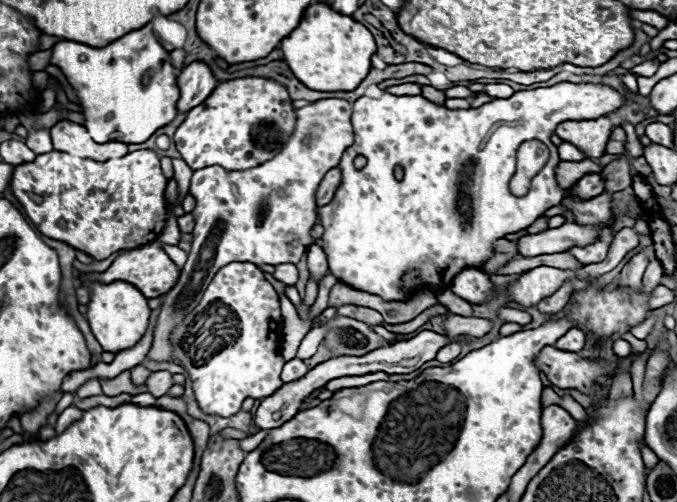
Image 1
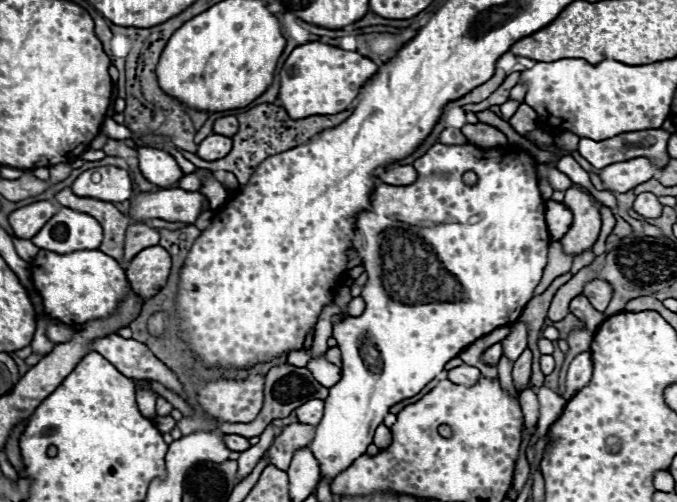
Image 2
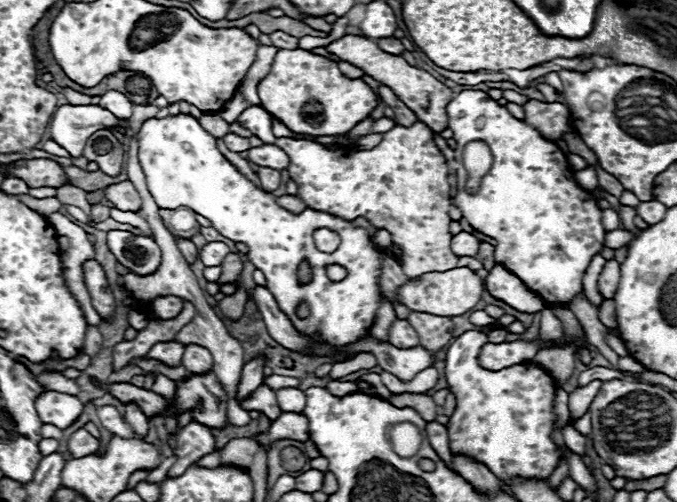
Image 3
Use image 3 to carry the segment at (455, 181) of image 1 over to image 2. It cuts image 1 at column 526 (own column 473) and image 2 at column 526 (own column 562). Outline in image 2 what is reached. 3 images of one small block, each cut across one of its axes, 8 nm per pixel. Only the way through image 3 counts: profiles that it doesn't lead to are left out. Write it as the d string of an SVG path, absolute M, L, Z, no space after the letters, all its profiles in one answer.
M434 144L414 162L414 168L418 174L458 174L458 178L462 178L464 172L476 172L478 184L474 186L474 194L478 194L478 202L482 202L482 218L478 218L478 222L466 222L466 218L462 218L462 222L446 222L446 226L422 230L422 226L414 226L414 222L394 222L394 218L374 214L374 206L356 218L352 244L368 272L368 282L360 294L366 302L366 310L362 316L346 316L334 326L334 338L342 350L342 378L330 388L330 396L324 400L324 418L310 444L310 450L320 462L322 478L338 476L354 458L366 454L374 430L382 424L388 410L416 396L444 370L448 360L456 358L478 338L500 326L514 324L520 318L542 278L548 244L552 240L544 220L546 206L538 190L534 166L536 160L528 152L508 150L508 146L488 150L474 144Z

